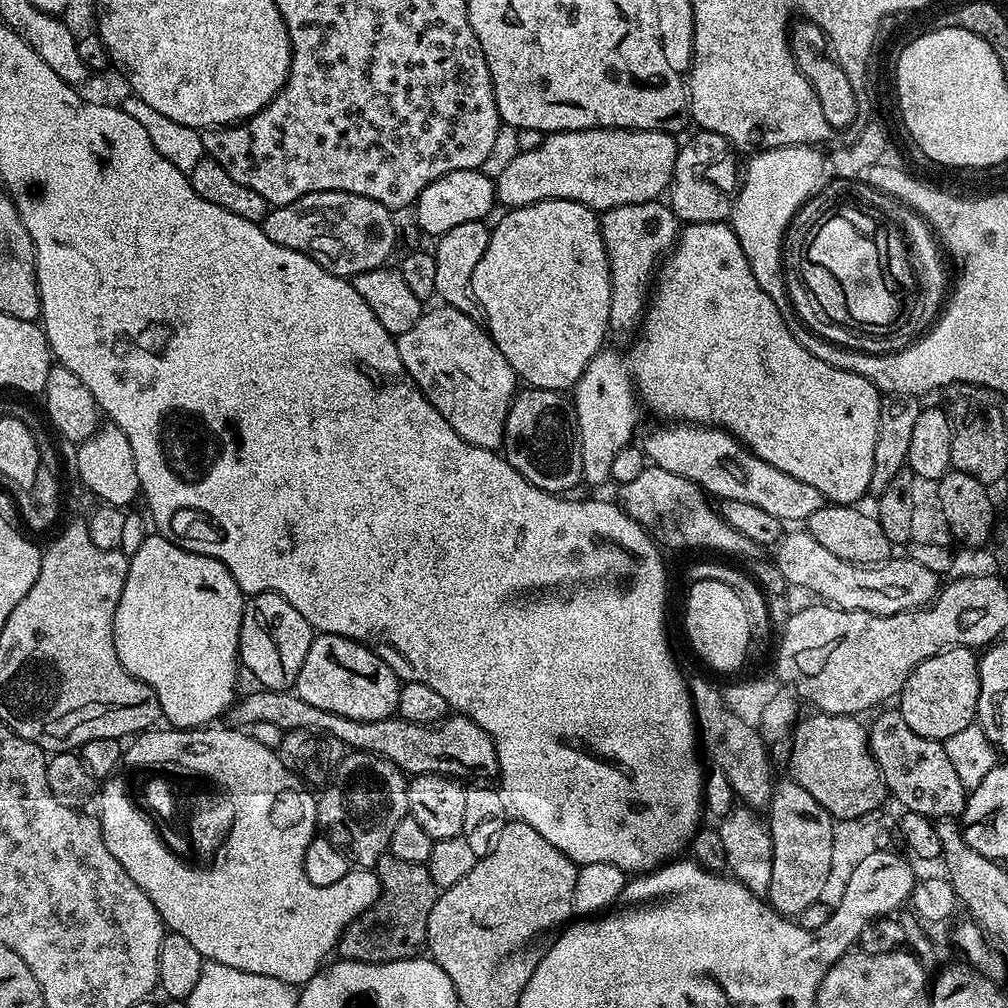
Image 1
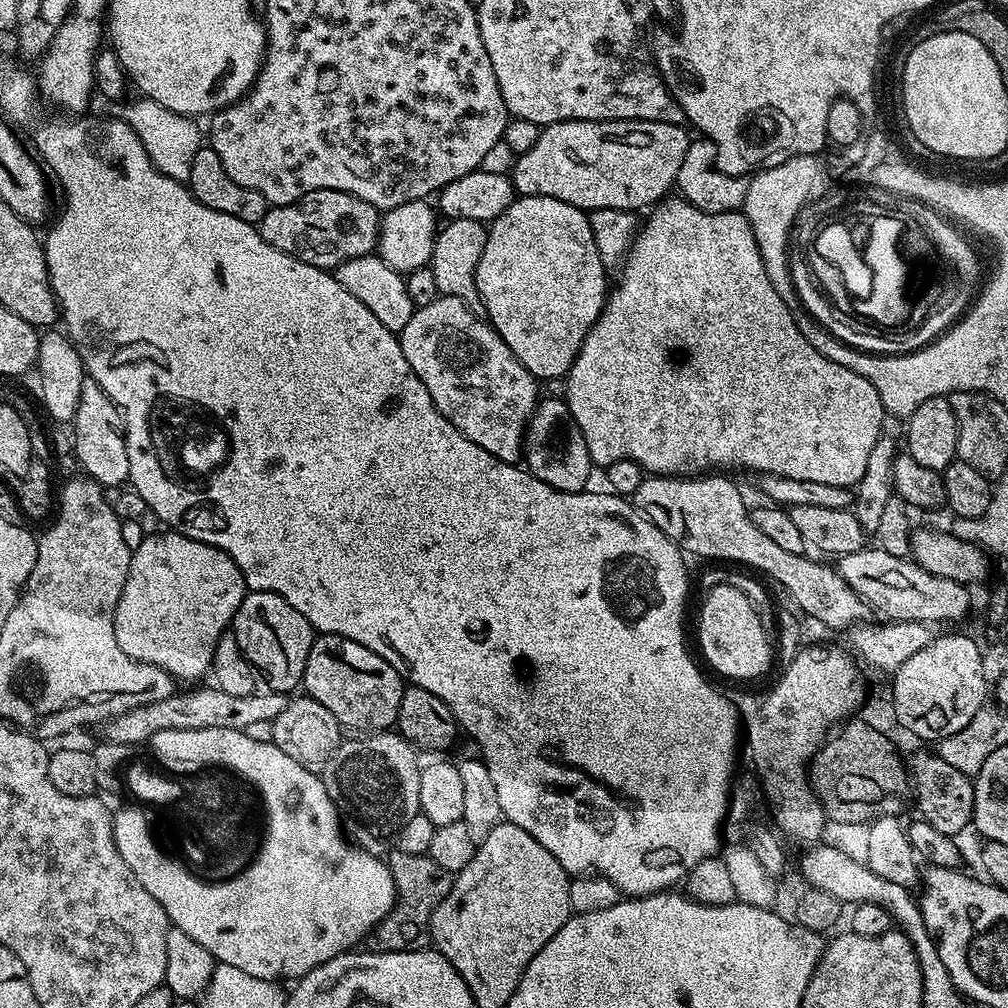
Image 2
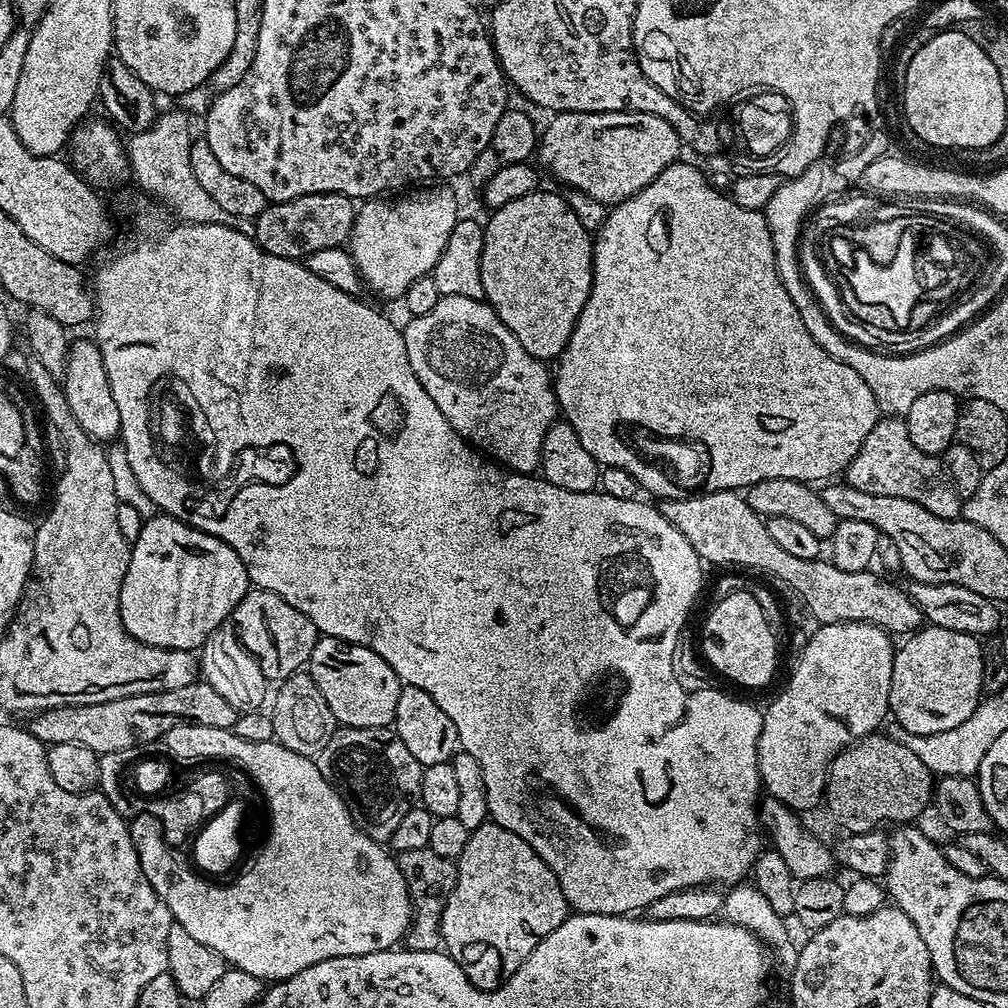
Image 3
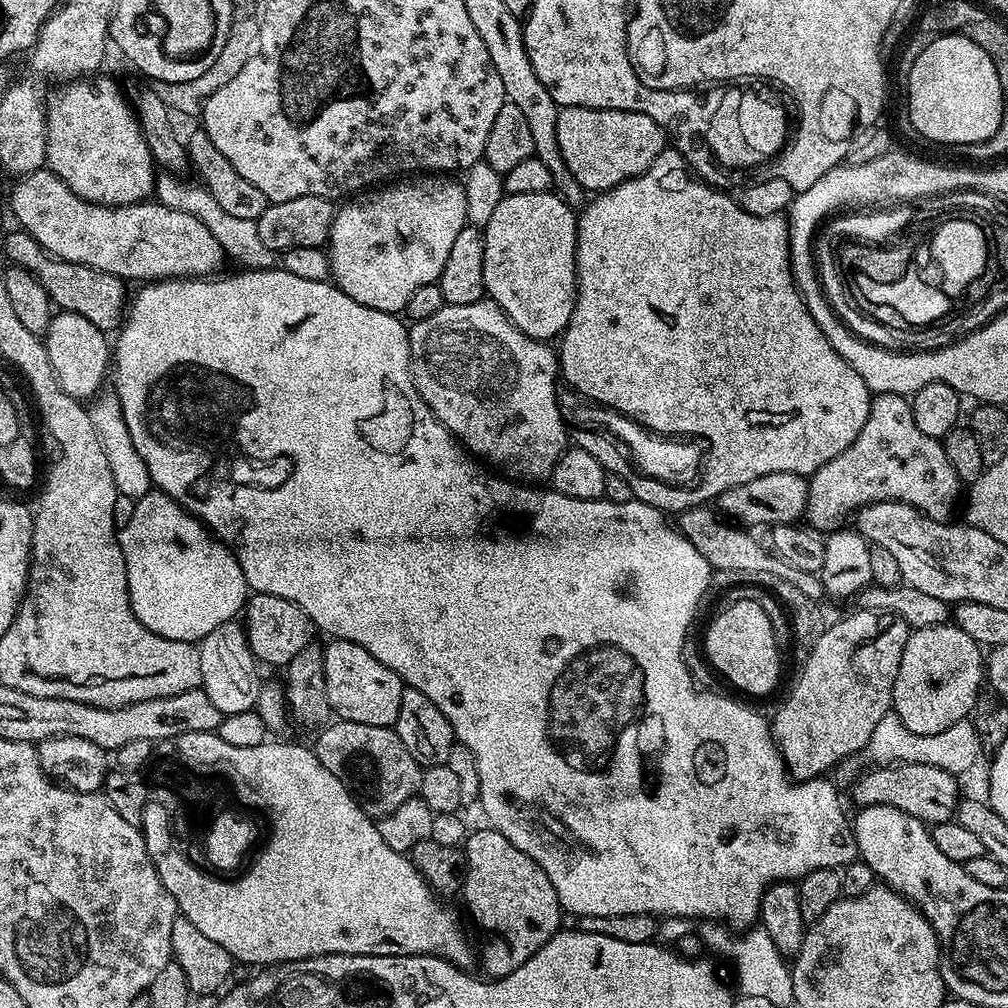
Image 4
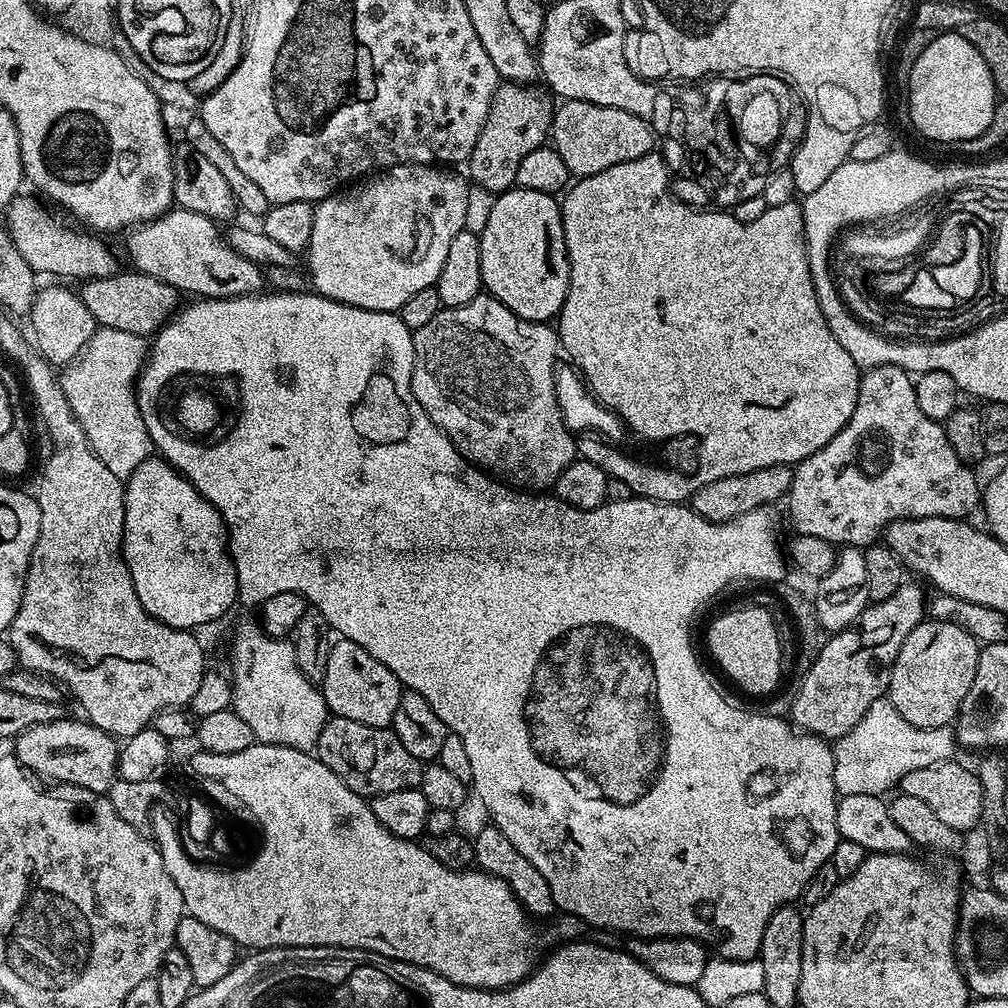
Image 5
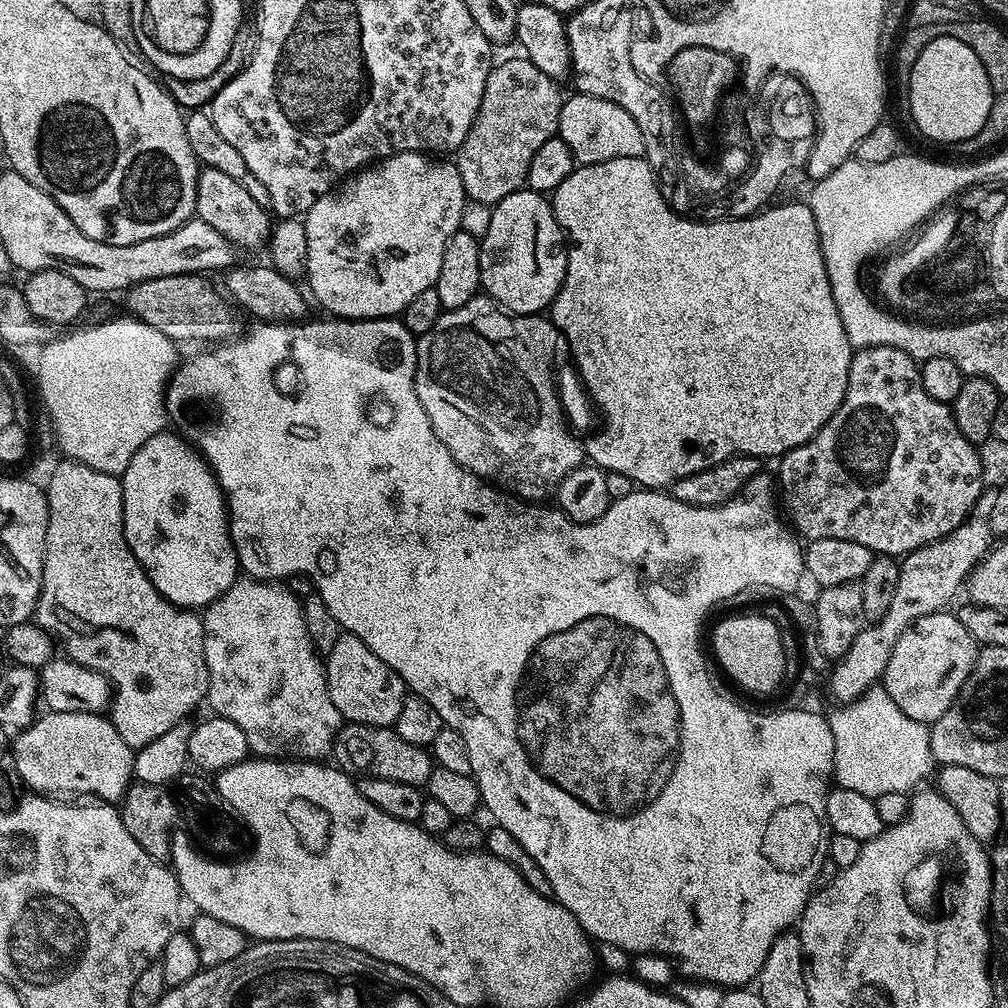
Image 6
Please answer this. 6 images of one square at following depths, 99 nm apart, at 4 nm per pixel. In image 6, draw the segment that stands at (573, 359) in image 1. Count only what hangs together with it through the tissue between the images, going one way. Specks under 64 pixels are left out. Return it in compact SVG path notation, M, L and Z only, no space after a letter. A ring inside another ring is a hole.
M531 190L510 194L493 207L490 226L480 240L481 289L515 315L543 313L568 273L568 250L566 233L554 218L547 195Z

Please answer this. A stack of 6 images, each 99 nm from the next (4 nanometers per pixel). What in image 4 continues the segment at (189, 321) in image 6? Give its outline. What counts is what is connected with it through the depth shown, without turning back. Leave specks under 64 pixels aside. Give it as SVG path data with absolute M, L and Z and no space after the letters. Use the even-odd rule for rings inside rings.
M15 231L4 240L5 254L12 259L11 263L15 267L24 268L35 276L59 311L82 314L82 318L94 322L94 326L98 326L106 334L115 333L121 327L126 301L130 296L130 292L124 289L127 288L125 281L114 274L106 274L90 266L57 260L56 257L48 255L29 232Z

